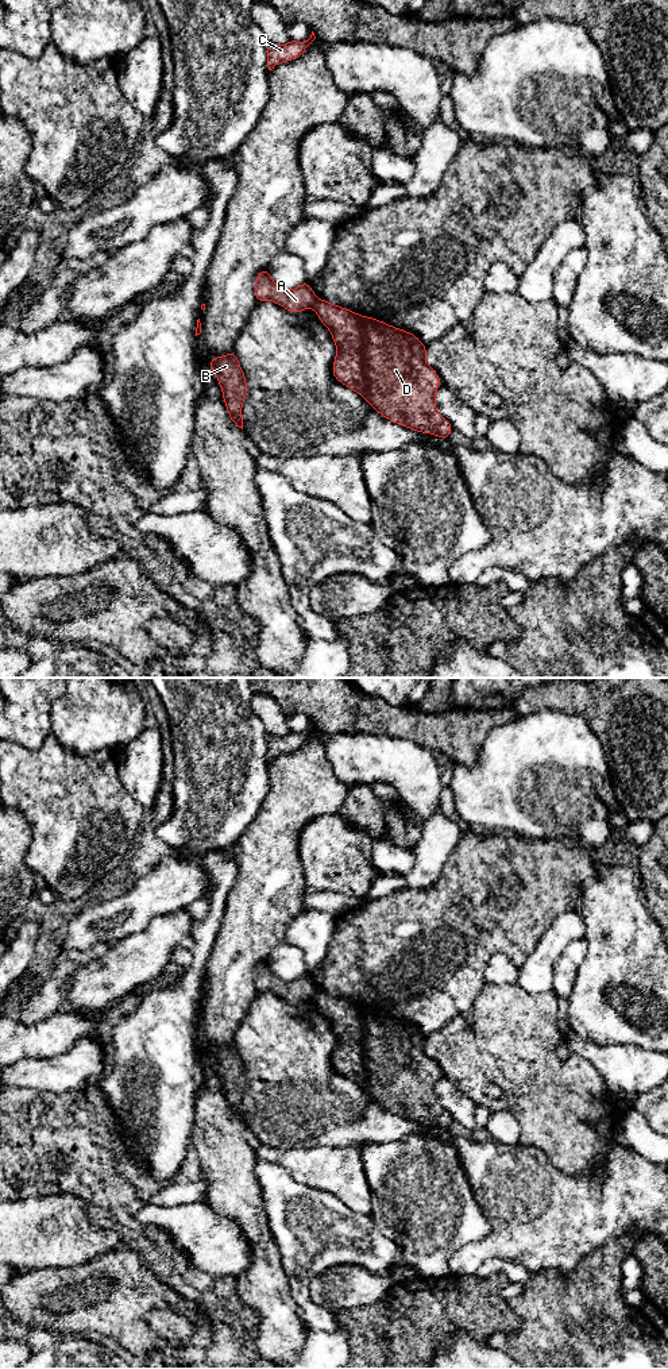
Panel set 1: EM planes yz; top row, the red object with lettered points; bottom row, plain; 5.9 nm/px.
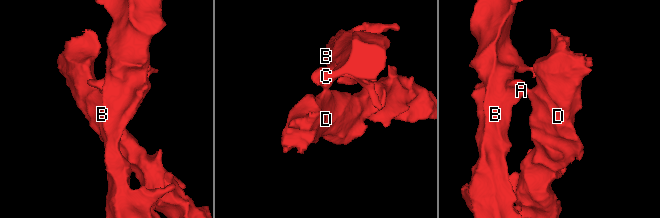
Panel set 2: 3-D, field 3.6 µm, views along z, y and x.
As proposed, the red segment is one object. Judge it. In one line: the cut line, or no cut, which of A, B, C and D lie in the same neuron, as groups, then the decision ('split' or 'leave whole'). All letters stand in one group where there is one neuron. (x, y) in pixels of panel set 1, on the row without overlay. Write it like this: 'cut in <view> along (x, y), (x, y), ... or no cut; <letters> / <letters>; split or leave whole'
cut in yz along (317, 990), (312, 998); A B C / D; split

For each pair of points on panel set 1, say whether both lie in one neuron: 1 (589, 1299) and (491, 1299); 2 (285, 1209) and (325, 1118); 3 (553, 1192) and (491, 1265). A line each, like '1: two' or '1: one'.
1: two
2: two
3: two

